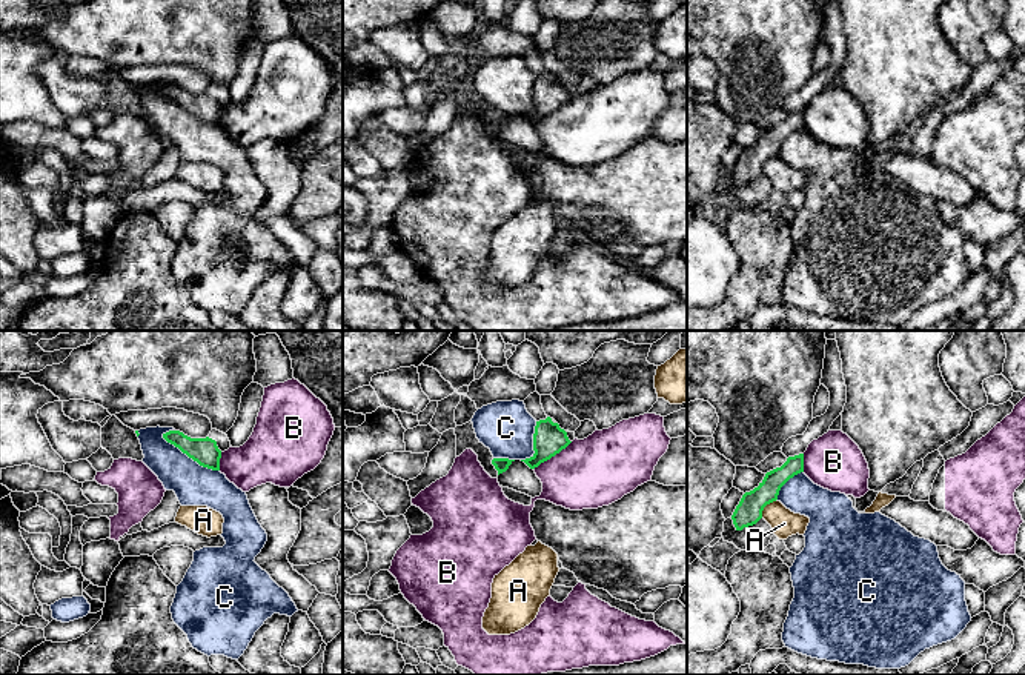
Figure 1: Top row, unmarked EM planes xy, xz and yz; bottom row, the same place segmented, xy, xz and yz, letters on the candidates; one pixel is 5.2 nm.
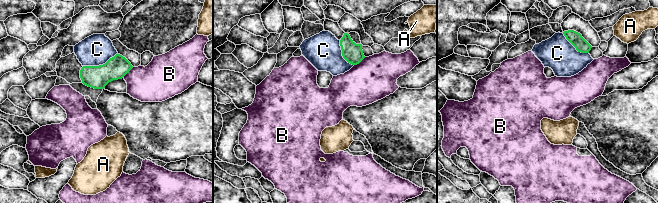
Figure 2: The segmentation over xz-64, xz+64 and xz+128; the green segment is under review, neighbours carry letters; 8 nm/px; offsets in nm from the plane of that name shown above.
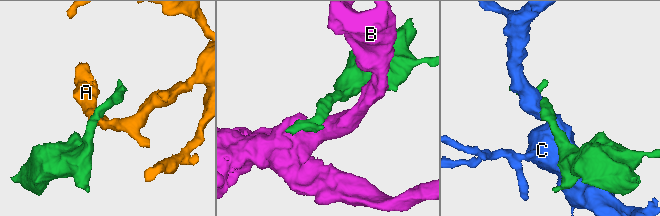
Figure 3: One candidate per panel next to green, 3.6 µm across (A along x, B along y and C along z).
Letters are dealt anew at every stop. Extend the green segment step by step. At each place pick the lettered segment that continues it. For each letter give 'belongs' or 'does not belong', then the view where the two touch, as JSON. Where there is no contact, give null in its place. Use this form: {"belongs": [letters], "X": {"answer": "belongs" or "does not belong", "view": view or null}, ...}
{"belongs": [], "A": {"answer": "does not belong", "view": "yz"}, "B": {"answer": "does not belong", "view": "xz"}, "C": {"answer": "does not belong", "view": "xy"}}

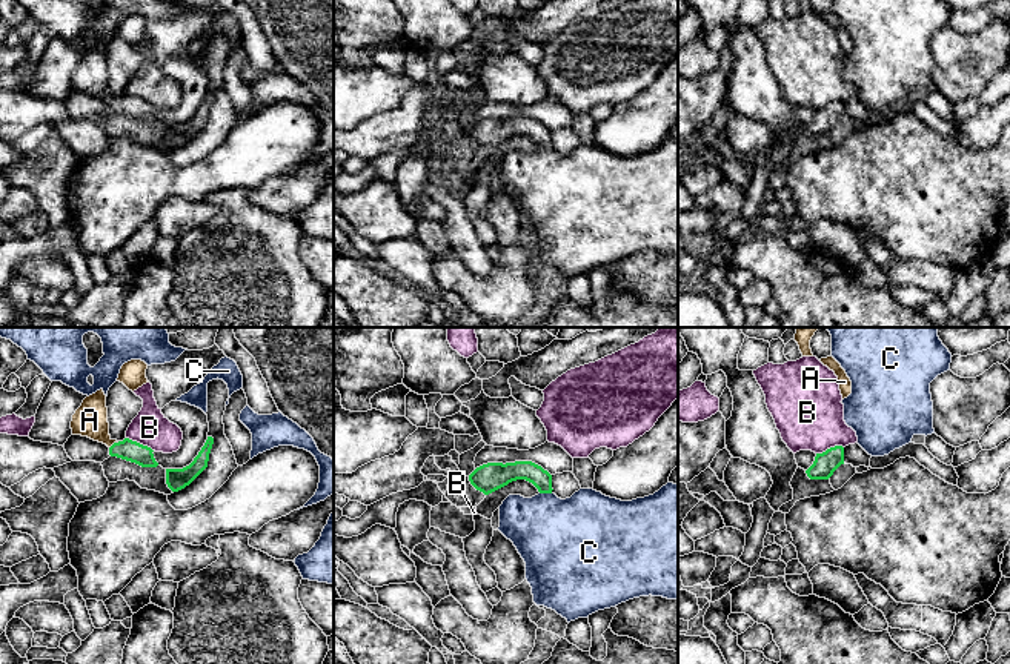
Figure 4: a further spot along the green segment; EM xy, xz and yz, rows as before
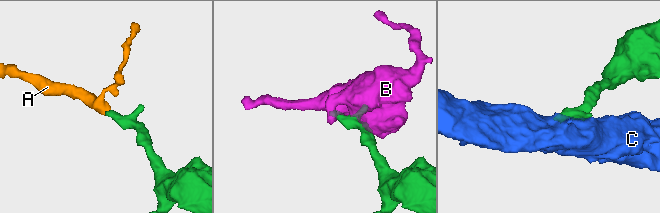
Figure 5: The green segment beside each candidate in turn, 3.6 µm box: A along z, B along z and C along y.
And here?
{"belongs": ["A"], "A": {"answer": "belongs", "view": "xy"}, "B": {"answer": "does not belong", "view": "xy"}, "C": {"answer": "does not belong", "view": "xz"}}

